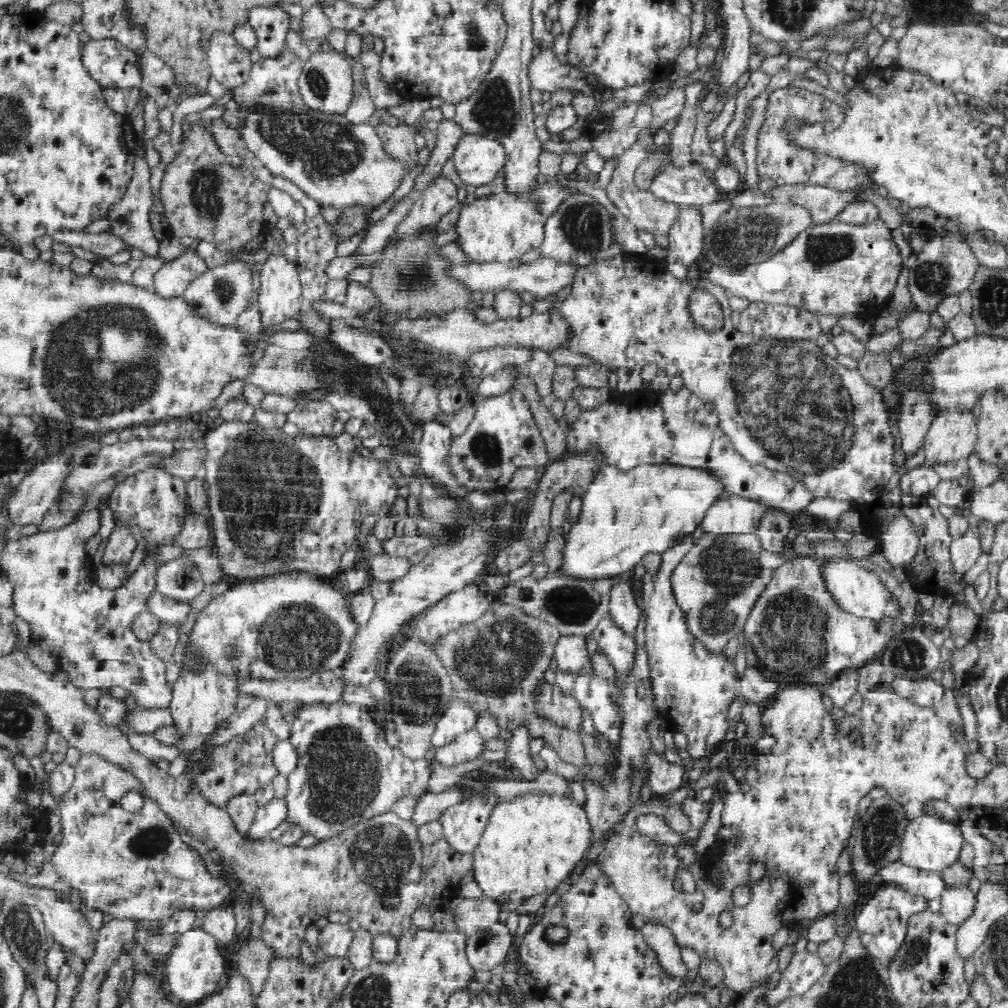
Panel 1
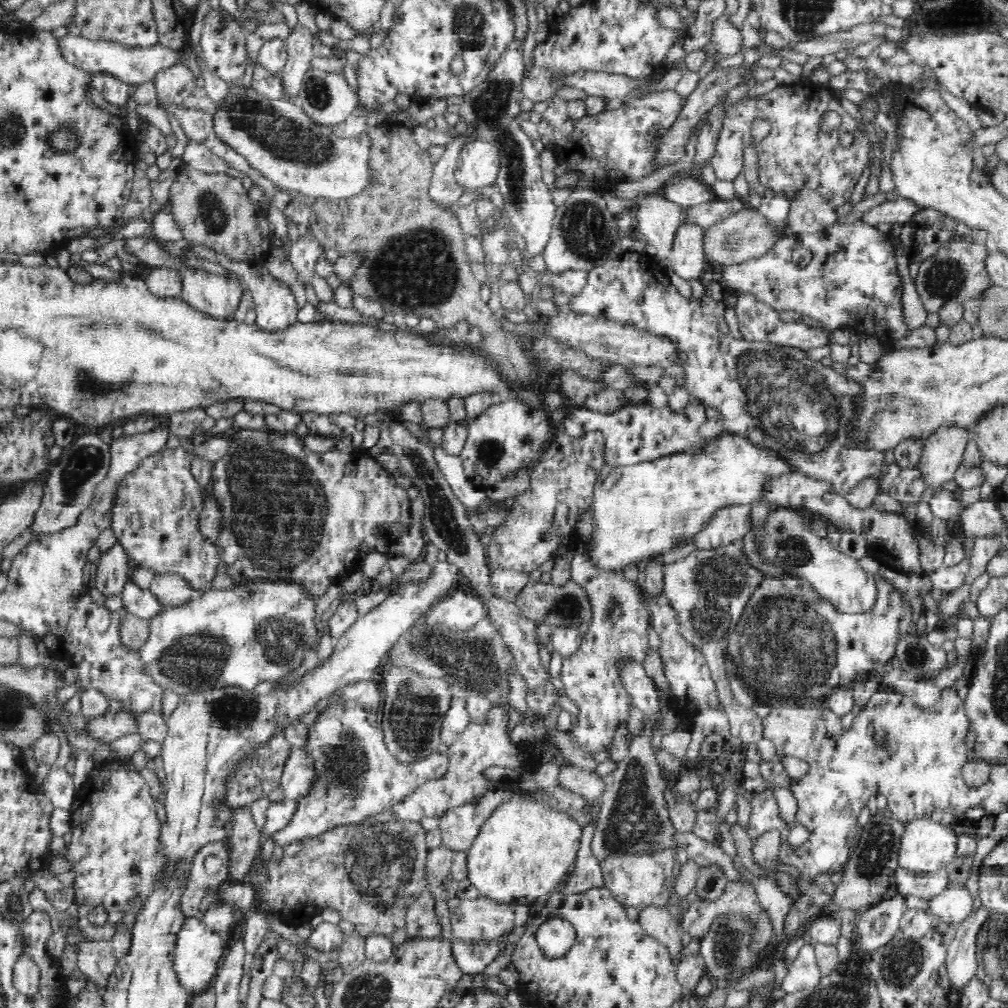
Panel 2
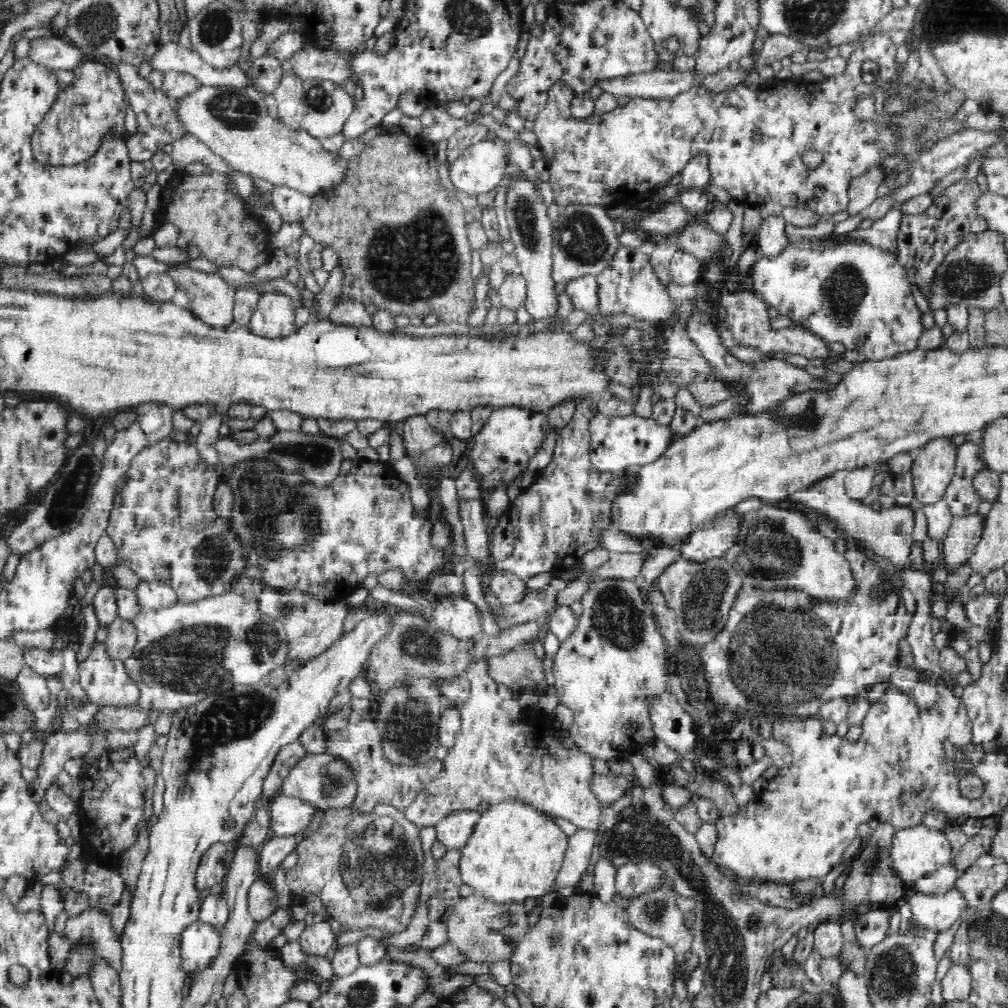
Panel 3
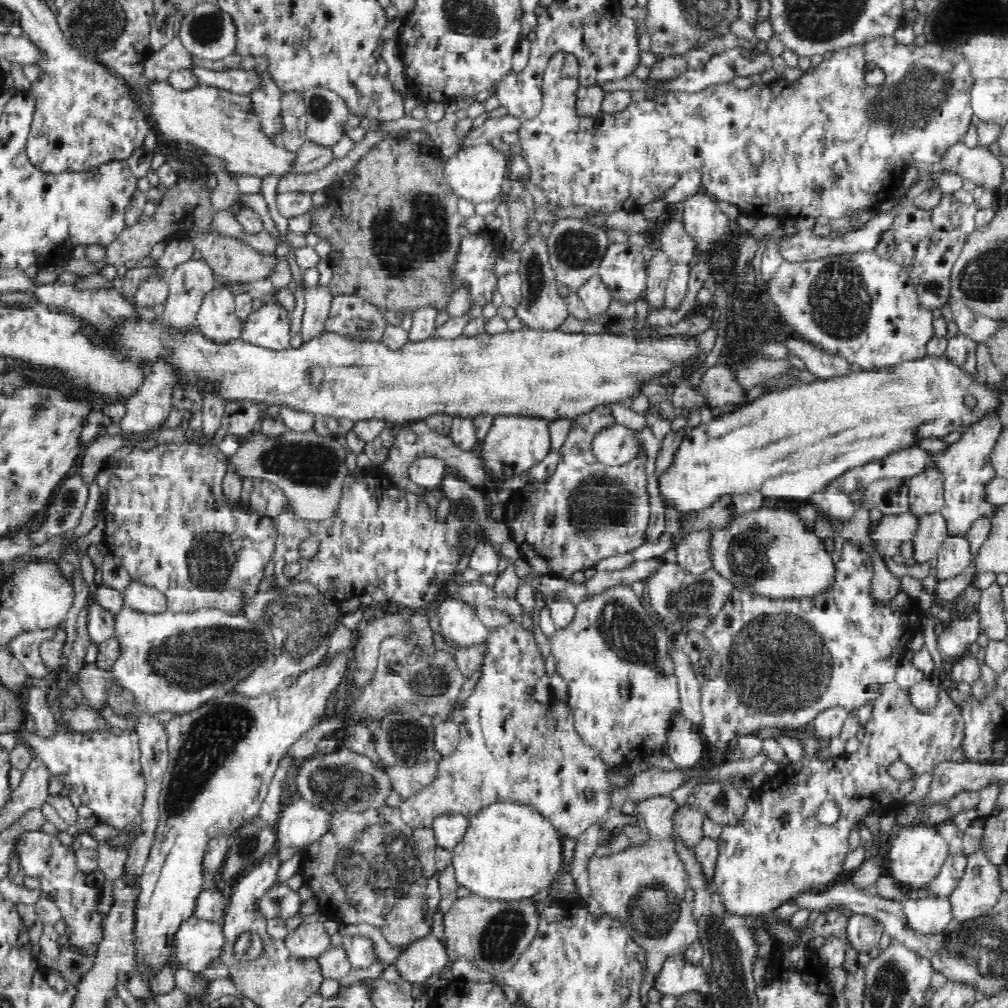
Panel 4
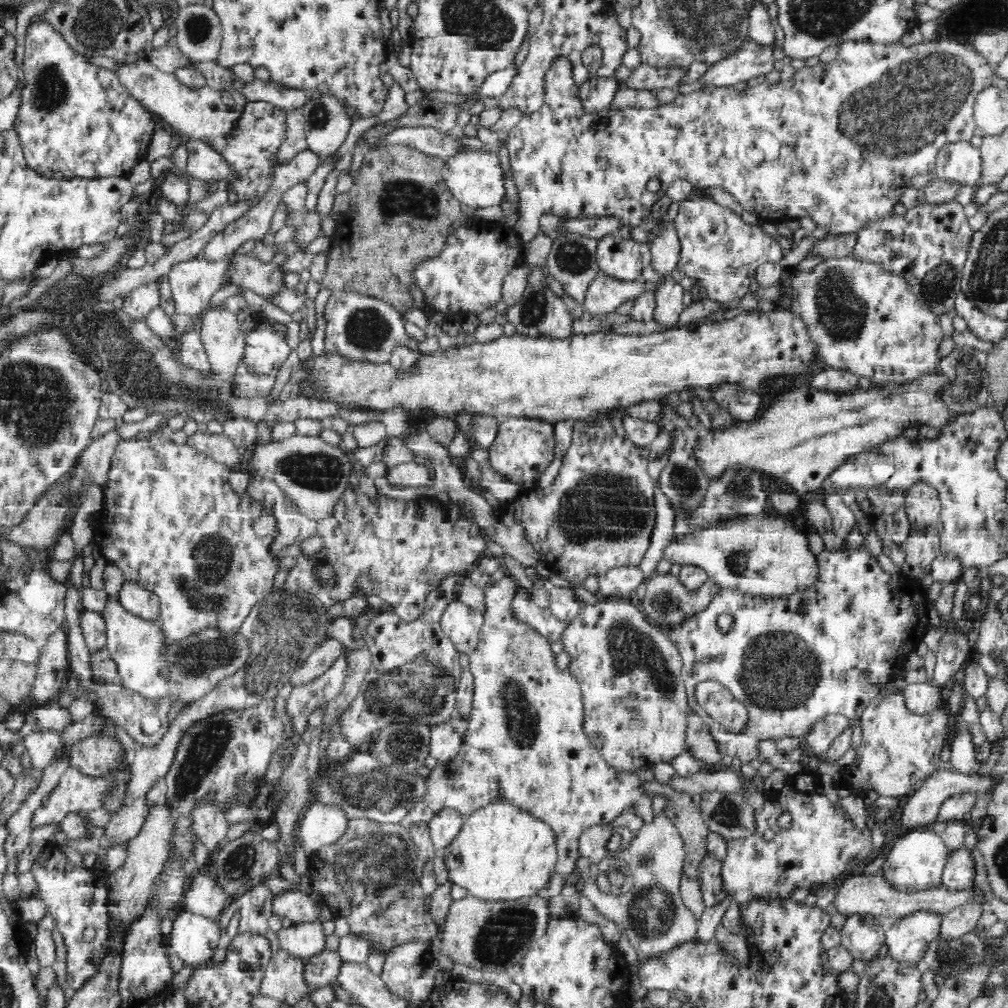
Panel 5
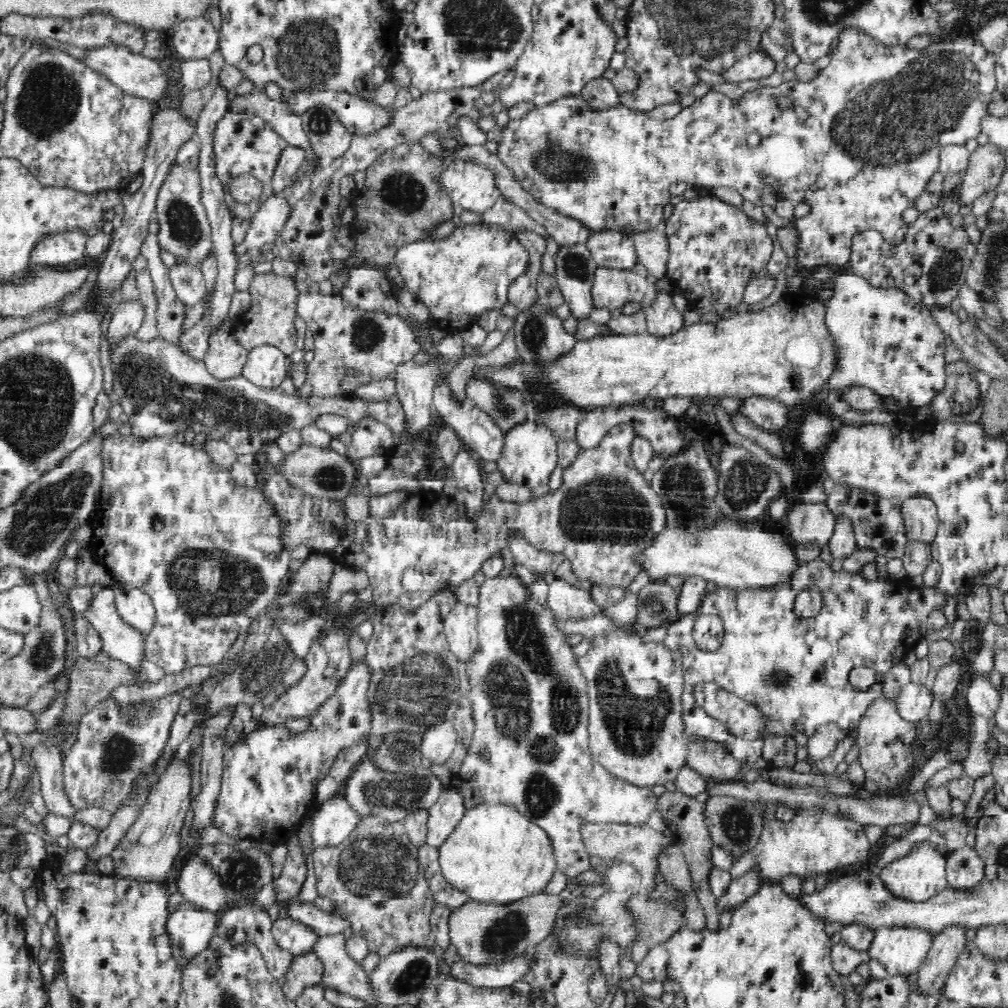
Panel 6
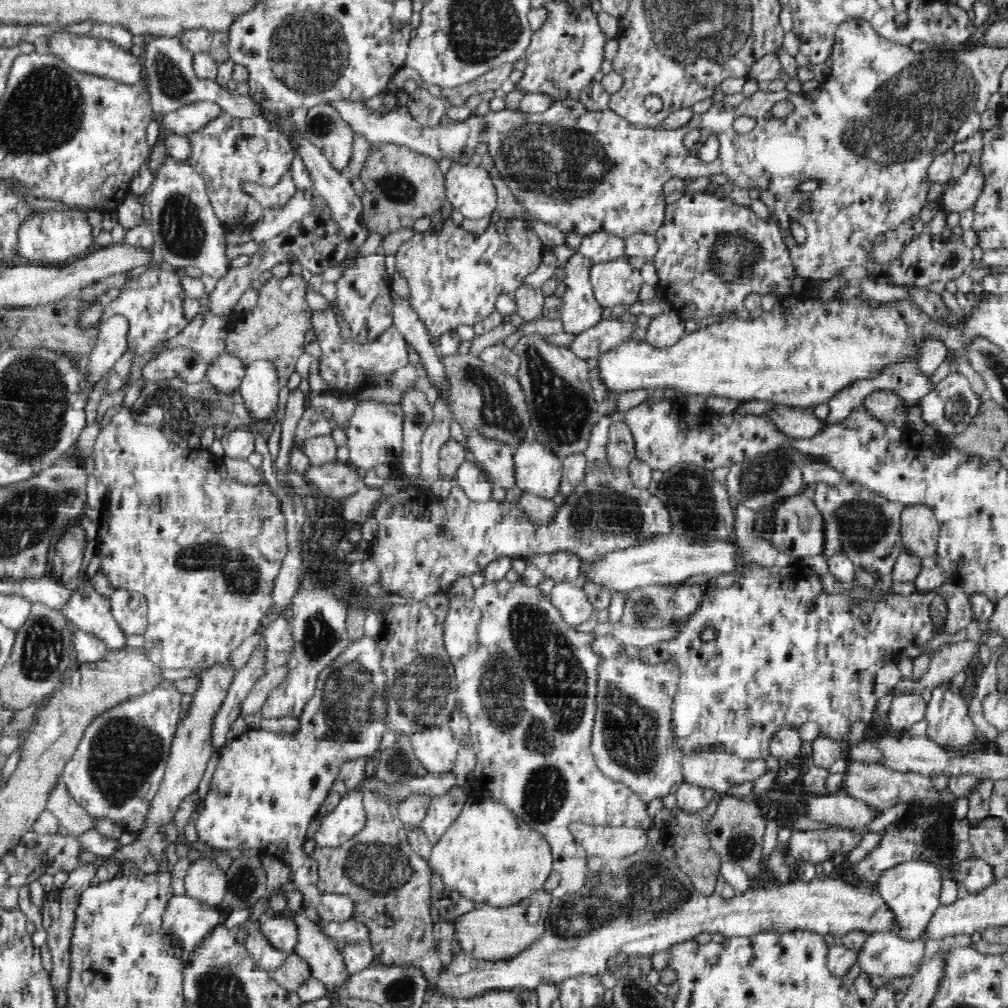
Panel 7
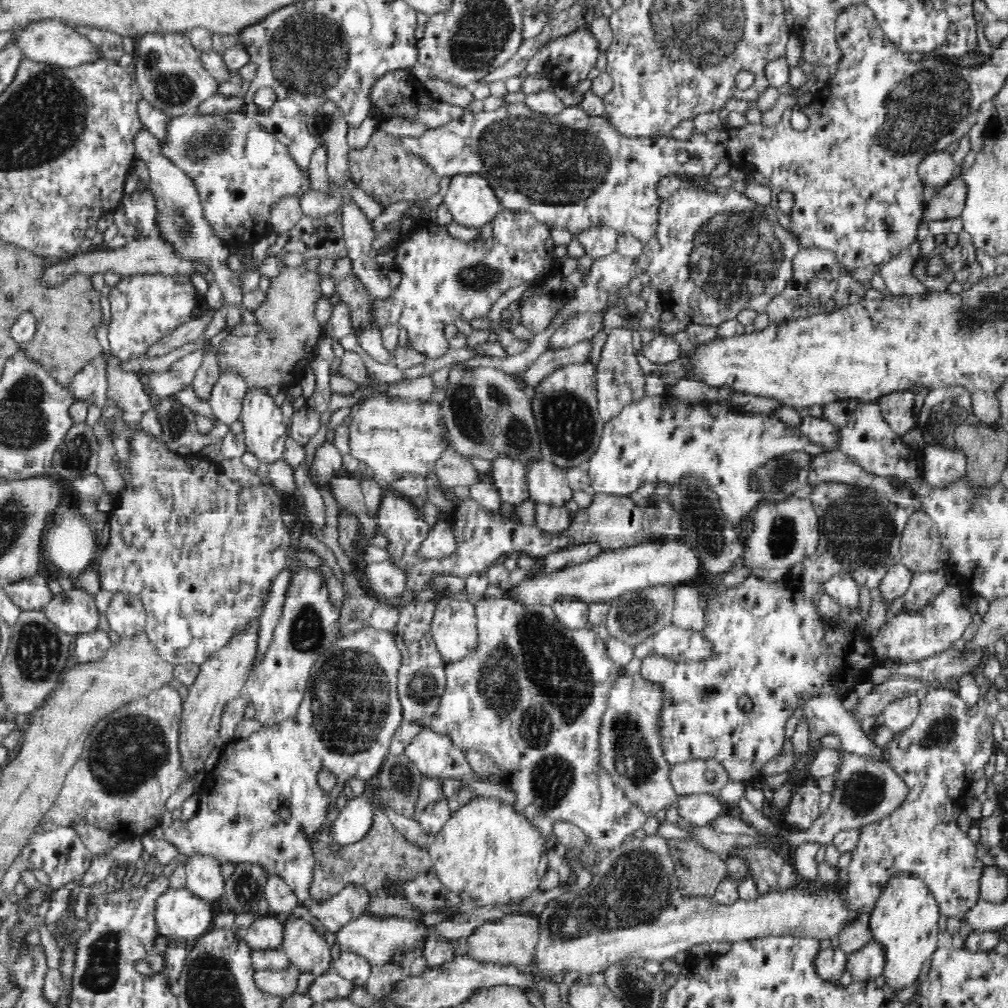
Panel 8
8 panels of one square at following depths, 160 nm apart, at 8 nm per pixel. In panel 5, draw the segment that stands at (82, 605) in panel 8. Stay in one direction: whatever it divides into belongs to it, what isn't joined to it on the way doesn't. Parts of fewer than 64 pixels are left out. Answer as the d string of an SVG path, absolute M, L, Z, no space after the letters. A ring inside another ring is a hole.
M110 596L101 613L106 619L106 646L115 663L118 680L144 698L184 700L186 706L193 705L198 698L212 692L225 676L234 676L252 659L250 639L240 629L226 634L221 627L211 623L186 638L170 641L159 619L146 620L128 612L116 596ZM162 670L168 670L168 674L162 676Z

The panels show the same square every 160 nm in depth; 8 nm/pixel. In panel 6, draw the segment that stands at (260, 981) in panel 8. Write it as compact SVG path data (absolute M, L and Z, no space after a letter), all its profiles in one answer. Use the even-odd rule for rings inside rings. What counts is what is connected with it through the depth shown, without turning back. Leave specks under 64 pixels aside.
M314 951L308 954L295 956L292 966L289 966L286 980L282 984L284 999L290 1003L295 1003L296 998L304 992L306 988L323 985L324 963Z

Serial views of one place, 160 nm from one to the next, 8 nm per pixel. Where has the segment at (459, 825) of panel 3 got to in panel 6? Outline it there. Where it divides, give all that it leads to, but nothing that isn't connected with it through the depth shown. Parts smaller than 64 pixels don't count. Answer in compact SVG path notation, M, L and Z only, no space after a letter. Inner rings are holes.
M448 792L439 796L438 800L428 807L428 812L426 842L439 850L466 812L462 797Z

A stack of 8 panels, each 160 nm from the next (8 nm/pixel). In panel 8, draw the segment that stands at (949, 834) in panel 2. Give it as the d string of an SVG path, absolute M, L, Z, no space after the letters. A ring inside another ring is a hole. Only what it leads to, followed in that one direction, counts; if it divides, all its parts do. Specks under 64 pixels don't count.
M898 872L886 882L878 901L872 908L872 914L868 920L869 927L874 933L872 940L880 941L886 947L886 968L884 968L885 985L895 993L913 984L919 976L922 965L930 959L937 947L939 934L940 907L937 899L930 891L928 884L912 872Z

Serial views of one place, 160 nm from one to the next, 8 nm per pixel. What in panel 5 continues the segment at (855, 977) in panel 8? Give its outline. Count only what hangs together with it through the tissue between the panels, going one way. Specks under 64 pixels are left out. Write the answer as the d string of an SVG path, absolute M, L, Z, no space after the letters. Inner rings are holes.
M916 910L898 918L886 932L888 954L900 962L917 964L929 942L940 936L944 918L944 915L930 910Z

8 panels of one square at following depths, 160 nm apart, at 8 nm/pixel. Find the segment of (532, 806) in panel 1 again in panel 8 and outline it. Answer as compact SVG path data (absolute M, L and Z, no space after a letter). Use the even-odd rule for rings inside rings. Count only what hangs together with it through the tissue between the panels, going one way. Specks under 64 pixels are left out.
M484 790L476 792L466 806L453 811L427 850L433 870L446 889L458 898L471 898L476 906L518 905L538 890L540 880L549 870L543 834L512 805L502 803Z

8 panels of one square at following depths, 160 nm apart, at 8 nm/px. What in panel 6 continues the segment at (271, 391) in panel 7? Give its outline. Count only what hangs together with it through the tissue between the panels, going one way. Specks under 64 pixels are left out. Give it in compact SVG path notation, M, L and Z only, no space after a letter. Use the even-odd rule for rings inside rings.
M268 343L259 344L247 351L241 376L263 388L280 388L286 378L288 356Z

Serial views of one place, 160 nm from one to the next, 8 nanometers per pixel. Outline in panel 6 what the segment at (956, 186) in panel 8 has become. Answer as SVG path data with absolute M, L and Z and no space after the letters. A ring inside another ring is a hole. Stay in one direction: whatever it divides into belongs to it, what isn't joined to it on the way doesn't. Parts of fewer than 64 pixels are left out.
M990 141L980 145L970 156L970 166L958 187L961 205L970 205L984 192L1002 183L1006 172L1006 151Z

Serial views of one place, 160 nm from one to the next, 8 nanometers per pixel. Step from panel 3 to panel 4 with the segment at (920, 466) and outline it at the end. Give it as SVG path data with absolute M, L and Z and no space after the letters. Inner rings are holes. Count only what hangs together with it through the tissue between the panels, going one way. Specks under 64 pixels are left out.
M932 462L909 479L911 513L924 516L945 509L945 474Z

